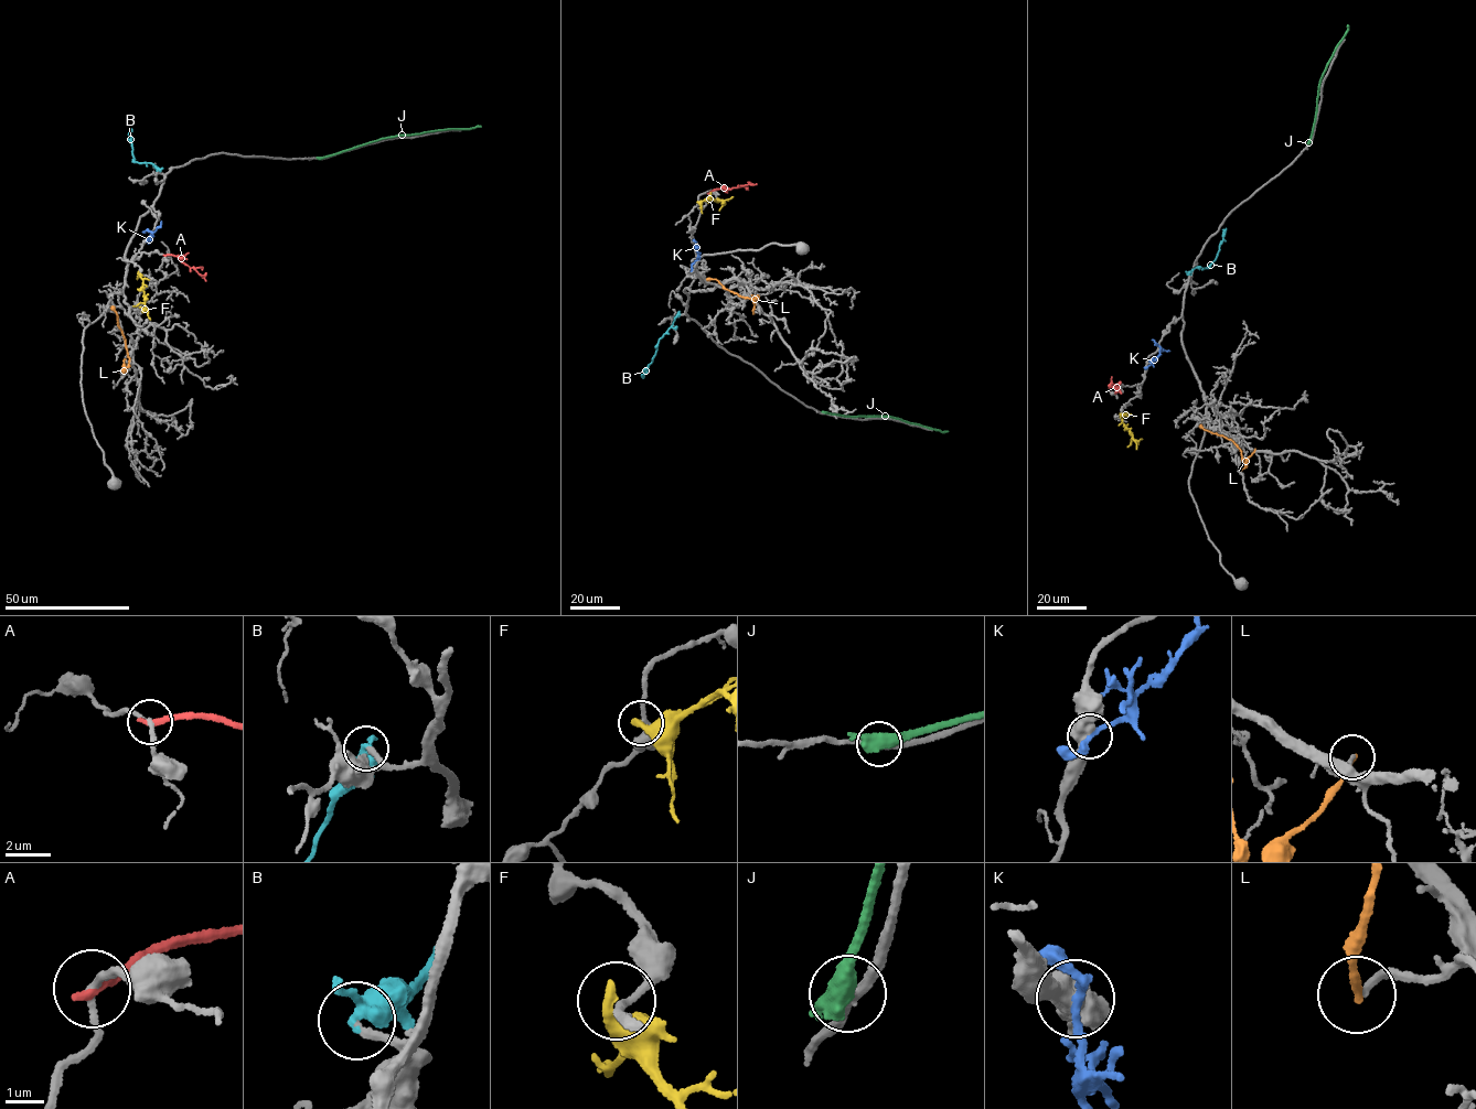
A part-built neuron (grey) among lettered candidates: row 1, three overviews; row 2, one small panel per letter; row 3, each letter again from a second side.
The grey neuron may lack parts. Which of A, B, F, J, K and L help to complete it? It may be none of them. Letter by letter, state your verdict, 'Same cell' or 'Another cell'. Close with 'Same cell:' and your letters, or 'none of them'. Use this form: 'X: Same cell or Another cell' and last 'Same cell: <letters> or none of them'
A: Another cell
B: Same cell
F: Another cell
J: Another cell
K: Another cell
L: Another cell
Same cell: B

